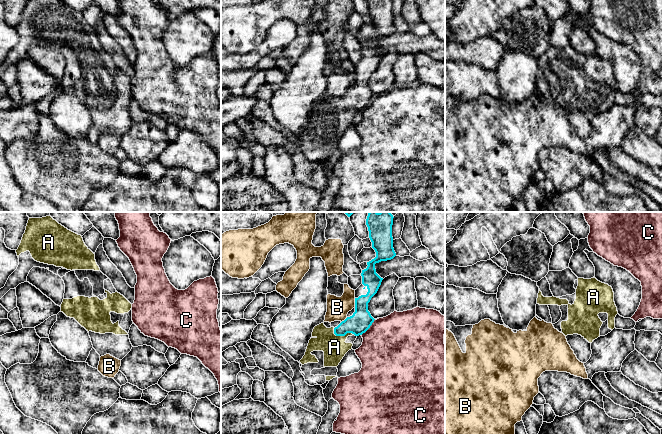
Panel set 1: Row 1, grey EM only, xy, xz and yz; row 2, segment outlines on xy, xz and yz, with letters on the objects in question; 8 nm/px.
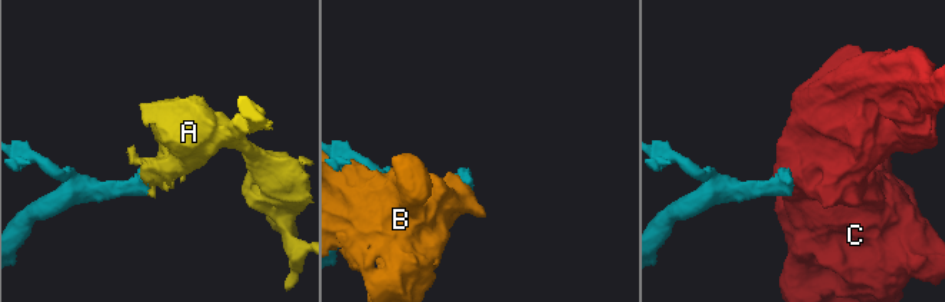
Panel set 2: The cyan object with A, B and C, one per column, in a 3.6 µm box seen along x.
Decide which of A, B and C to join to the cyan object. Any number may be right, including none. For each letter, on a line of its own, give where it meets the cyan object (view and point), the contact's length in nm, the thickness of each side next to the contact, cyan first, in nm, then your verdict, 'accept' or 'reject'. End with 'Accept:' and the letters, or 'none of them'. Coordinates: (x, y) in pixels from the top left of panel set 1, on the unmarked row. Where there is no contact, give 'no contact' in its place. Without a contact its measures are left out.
A: meets cyan in xz at (342, 111); contact 180 nm long; 170 nm thick on the cyan side, 190 nm on the other; accept
B: meets cyan in xz at (355, 78); contact 70 nm long; 170 nm thick on the cyan side, 180 nm on the other; reject
C: meets cyan in xz at (369, 103); contact 170 nm long; 170 nm thick on the cyan side, 500 nm on the other; reject
Accept: A

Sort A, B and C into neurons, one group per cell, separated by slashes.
A / B / C

